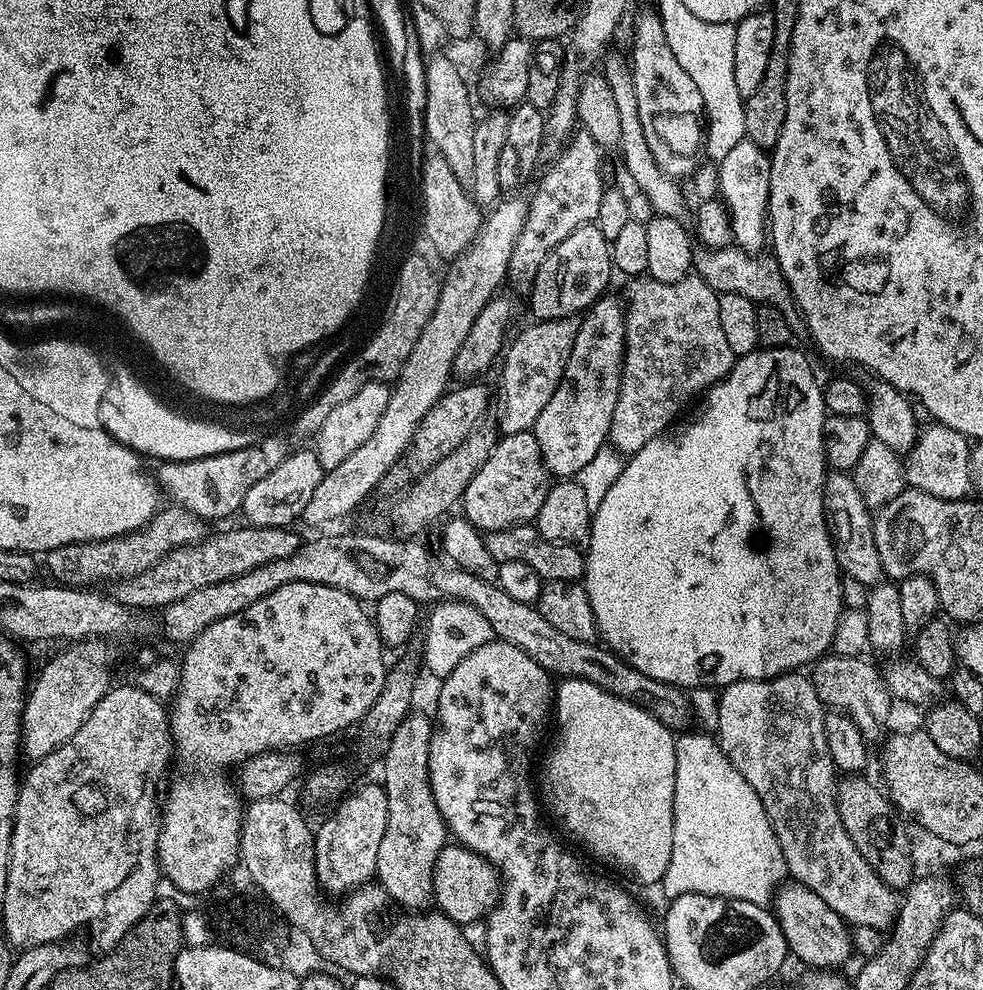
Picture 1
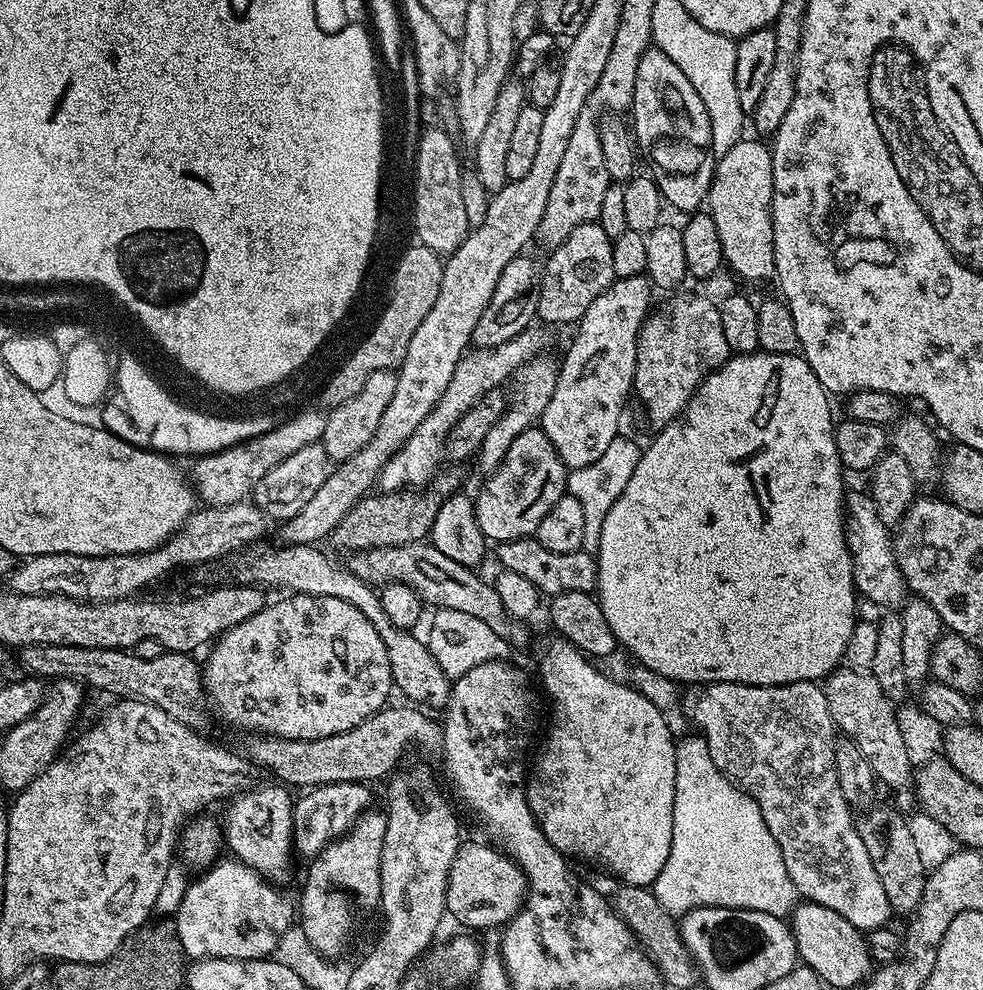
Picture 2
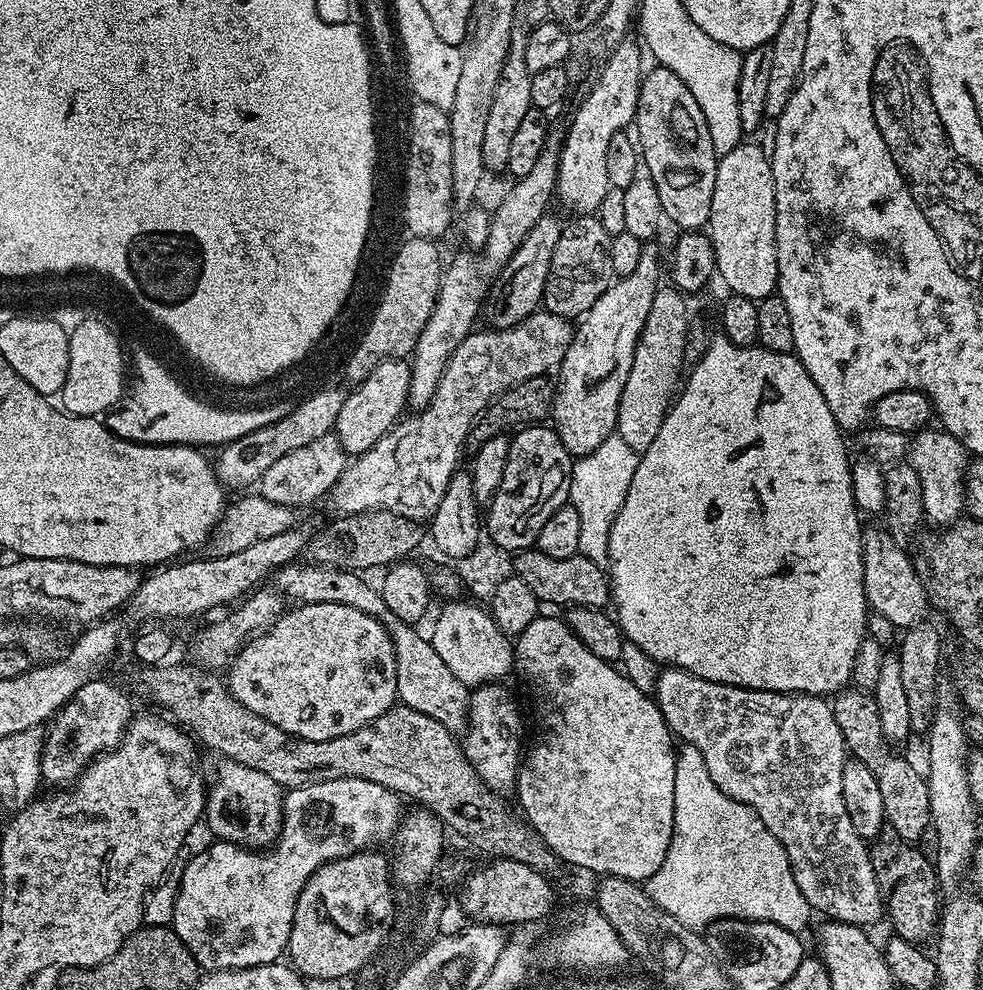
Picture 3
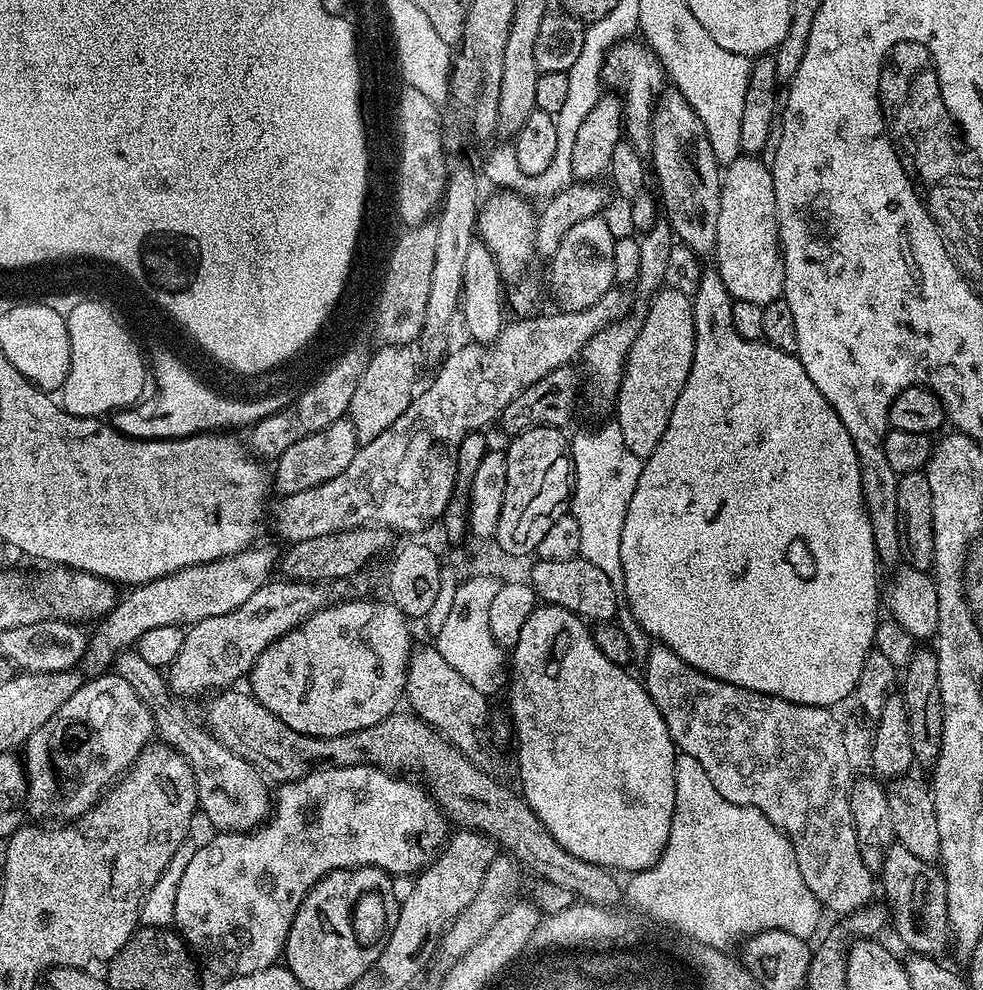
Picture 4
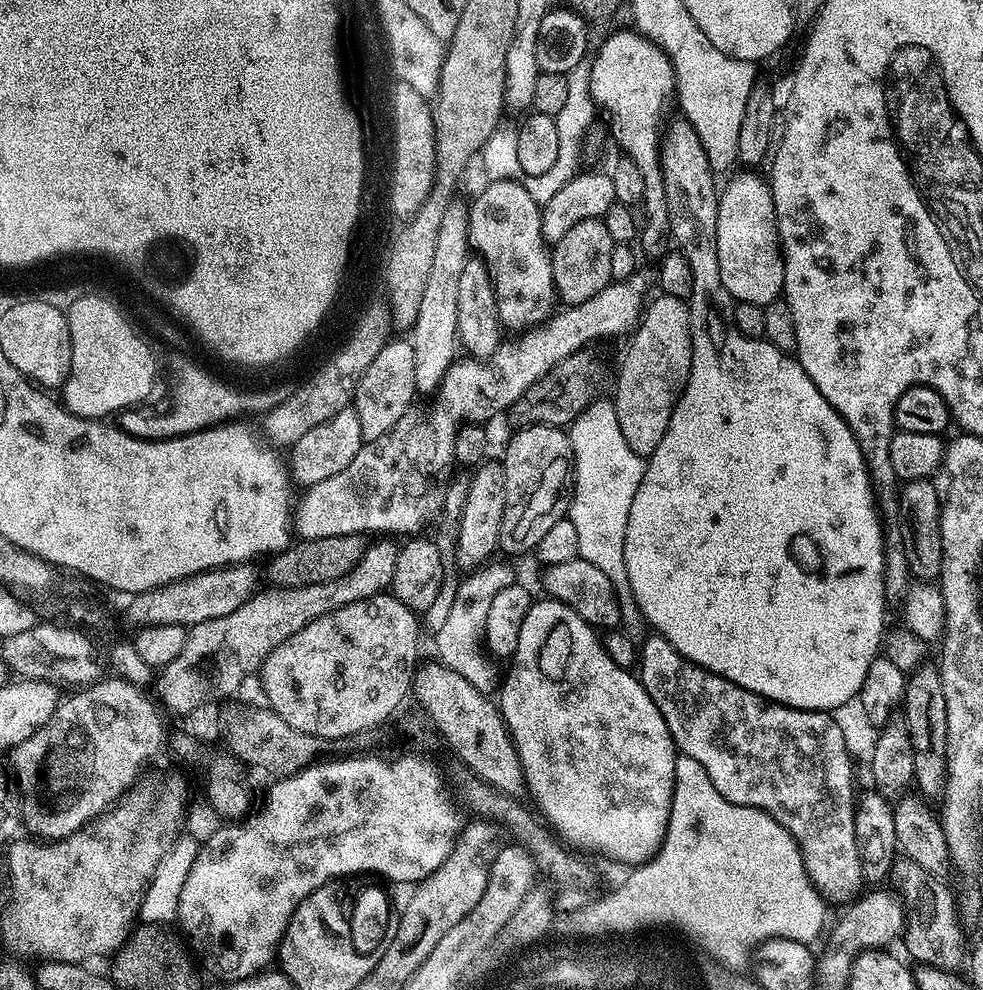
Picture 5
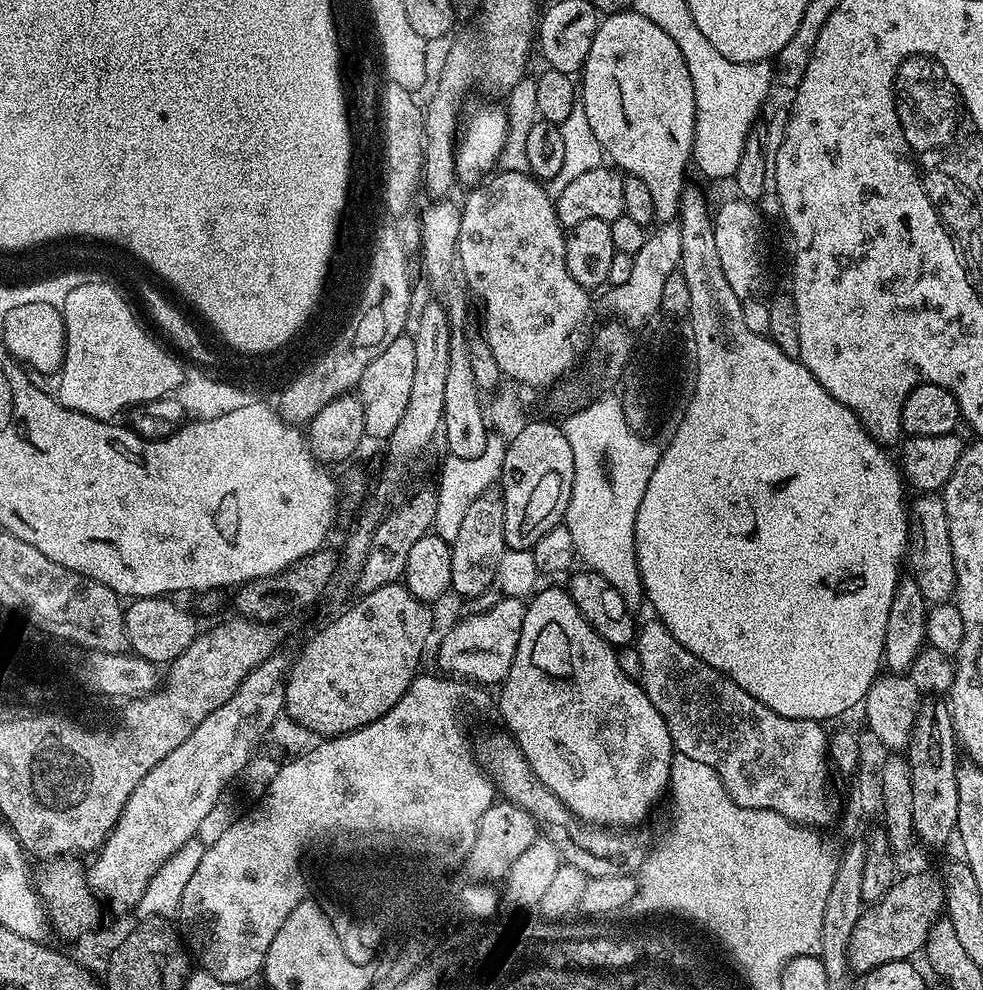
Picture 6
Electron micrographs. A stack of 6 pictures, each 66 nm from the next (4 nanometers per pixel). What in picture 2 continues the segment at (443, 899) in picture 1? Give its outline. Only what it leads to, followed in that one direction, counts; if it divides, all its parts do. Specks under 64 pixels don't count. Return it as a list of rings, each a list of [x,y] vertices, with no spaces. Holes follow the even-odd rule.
[[[461,843],[448,871],[444,907],[449,917],[468,928],[499,929],[520,911],[528,891],[524,871],[499,847],[488,844]]]

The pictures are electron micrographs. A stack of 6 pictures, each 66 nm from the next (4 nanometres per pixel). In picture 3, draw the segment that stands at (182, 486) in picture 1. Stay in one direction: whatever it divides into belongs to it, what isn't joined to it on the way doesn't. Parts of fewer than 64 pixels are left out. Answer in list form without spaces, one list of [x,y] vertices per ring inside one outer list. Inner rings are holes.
[[[325,386],[312,396],[307,396],[294,410],[284,412],[281,421],[272,425],[262,426],[245,437],[223,445],[219,449],[220,457],[215,457],[216,475],[229,489],[244,488],[247,484],[255,485],[282,454],[290,454],[290,450],[299,450],[301,446],[329,435],[335,429],[338,410],[342,410],[342,402],[346,395],[345,389]]]

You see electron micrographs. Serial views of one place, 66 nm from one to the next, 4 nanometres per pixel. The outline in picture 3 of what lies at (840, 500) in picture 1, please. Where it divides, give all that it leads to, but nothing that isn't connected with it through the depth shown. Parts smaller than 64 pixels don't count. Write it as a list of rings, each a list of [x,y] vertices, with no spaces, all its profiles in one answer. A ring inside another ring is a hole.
[[[887,527],[863,529],[864,533],[864,589],[869,609],[882,618],[890,618],[897,630],[913,628],[921,623],[928,612],[930,597],[928,590],[916,571],[913,557],[904,553],[905,549],[896,543],[896,539],[888,533]]]

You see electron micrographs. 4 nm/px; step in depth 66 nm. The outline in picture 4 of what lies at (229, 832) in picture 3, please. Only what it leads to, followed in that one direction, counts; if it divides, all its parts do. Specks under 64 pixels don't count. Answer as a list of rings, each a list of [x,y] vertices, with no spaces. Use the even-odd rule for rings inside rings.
[[[125,650],[115,657],[115,675],[130,682],[130,690],[146,705],[152,715],[152,723],[159,739],[169,748],[176,749],[188,757],[188,765],[196,779],[196,798],[199,811],[213,824],[216,832],[250,832],[260,827],[268,819],[274,800],[268,796],[269,781],[259,772],[255,772],[238,754],[224,748],[212,733],[200,728],[184,713],[179,699],[170,691],[163,671],[150,662],[146,662],[134,650]],[[180,703],[180,704],[179,704]]]

